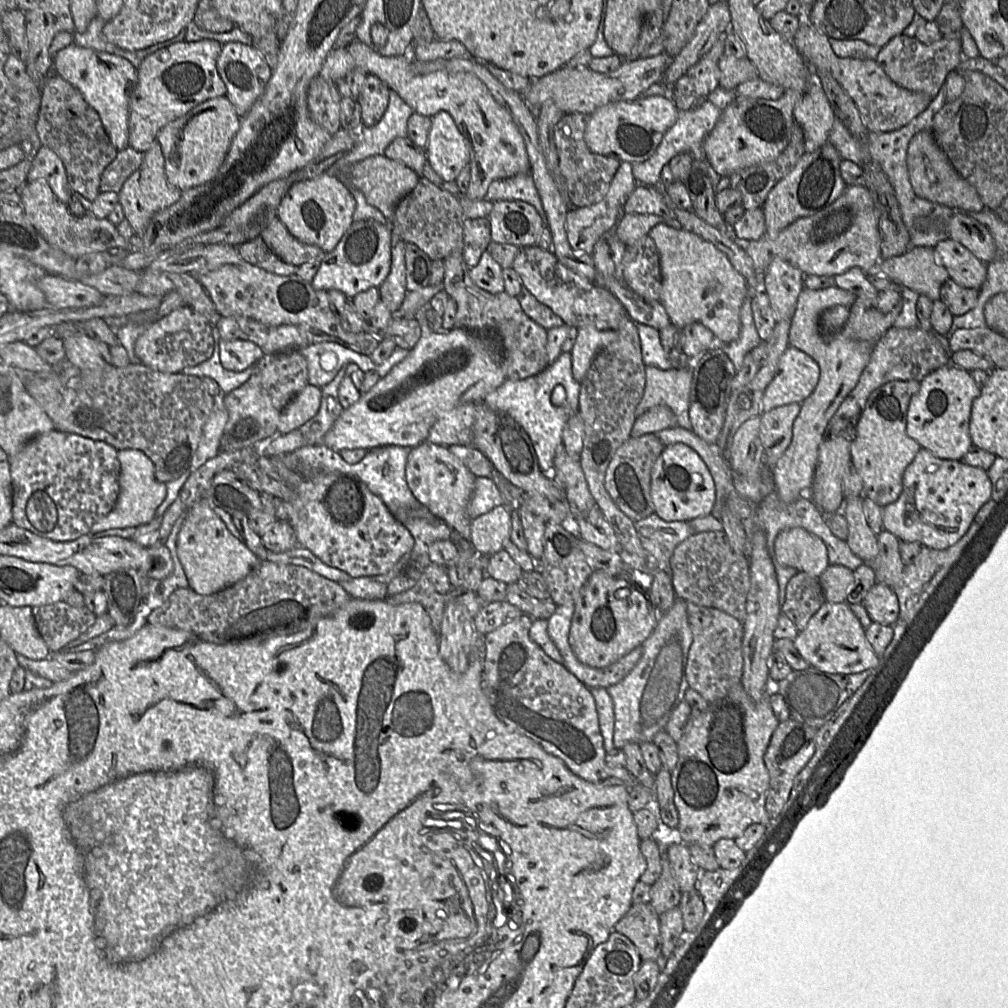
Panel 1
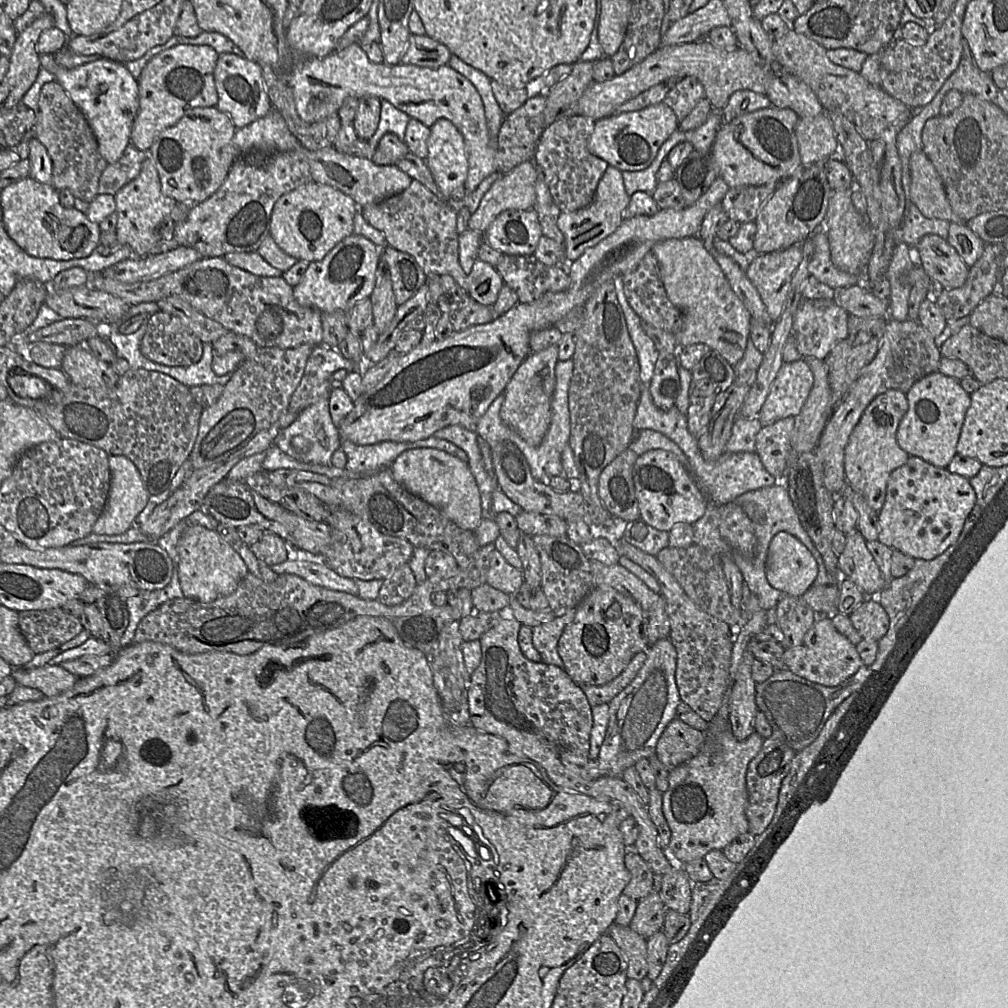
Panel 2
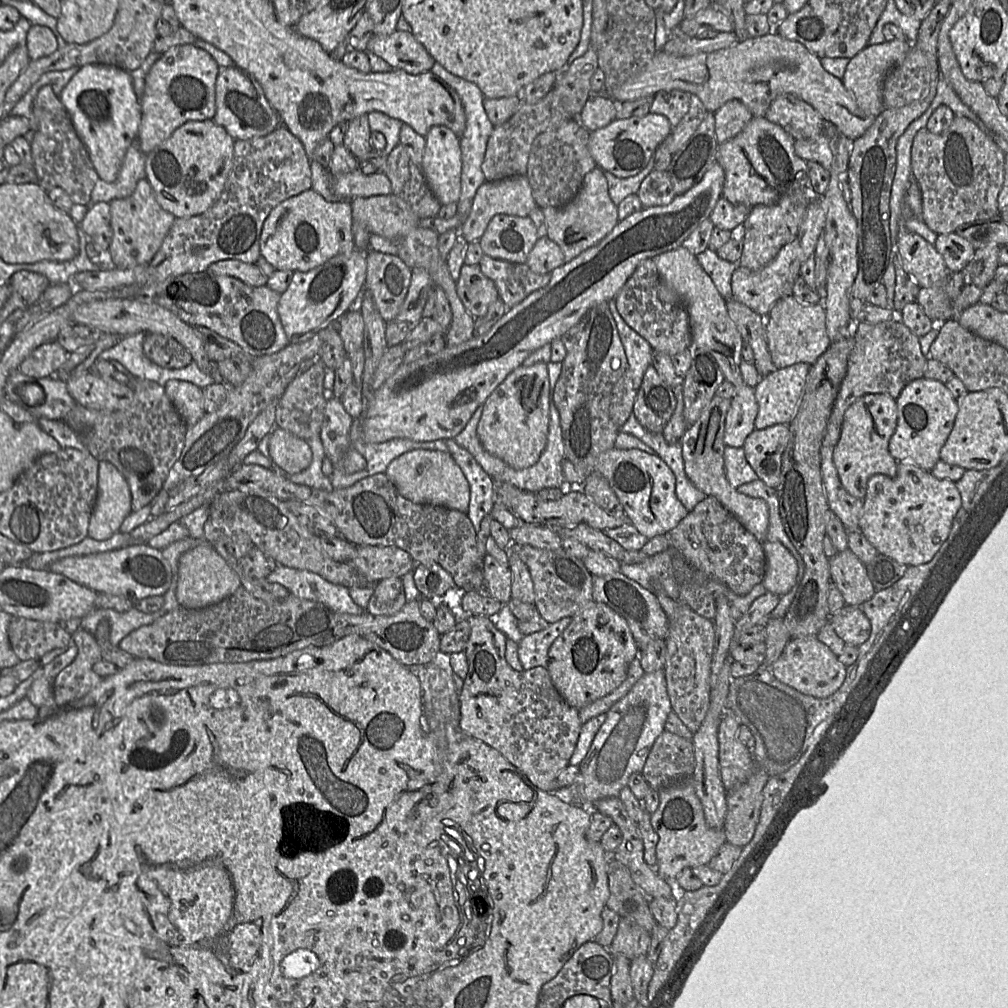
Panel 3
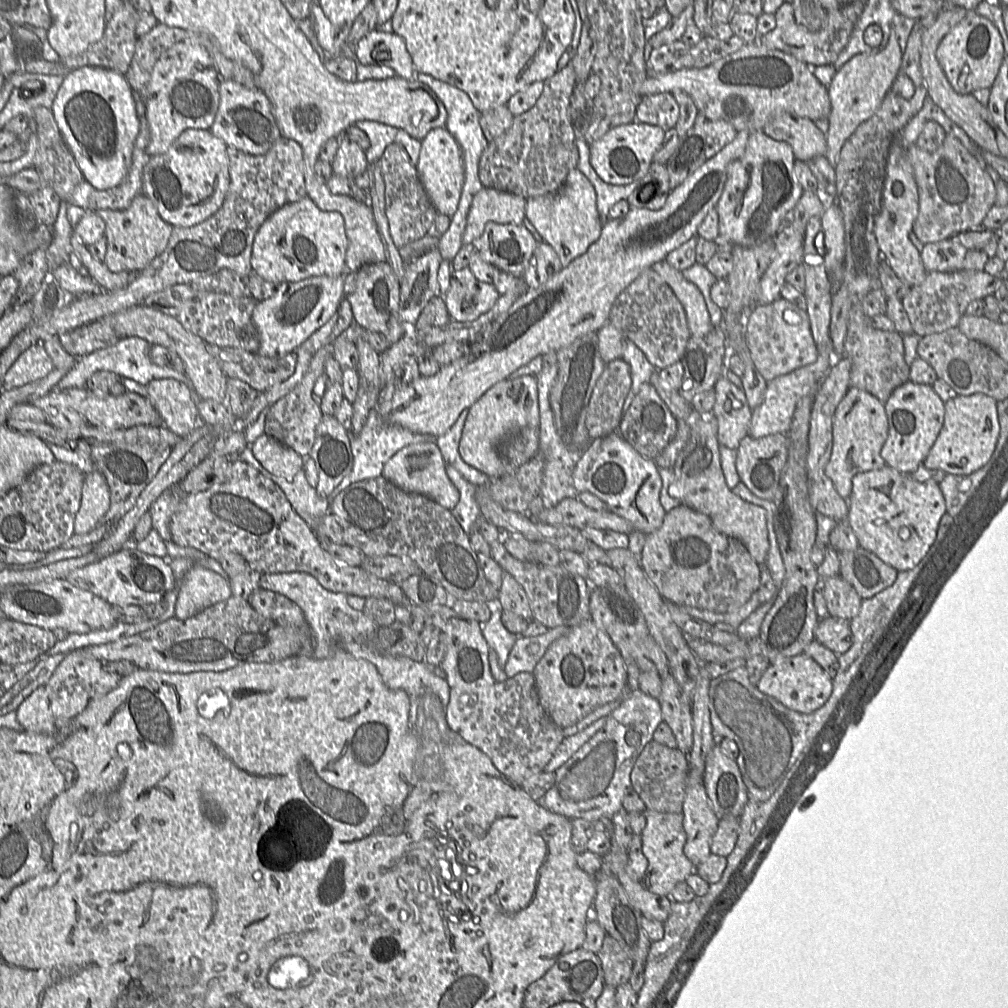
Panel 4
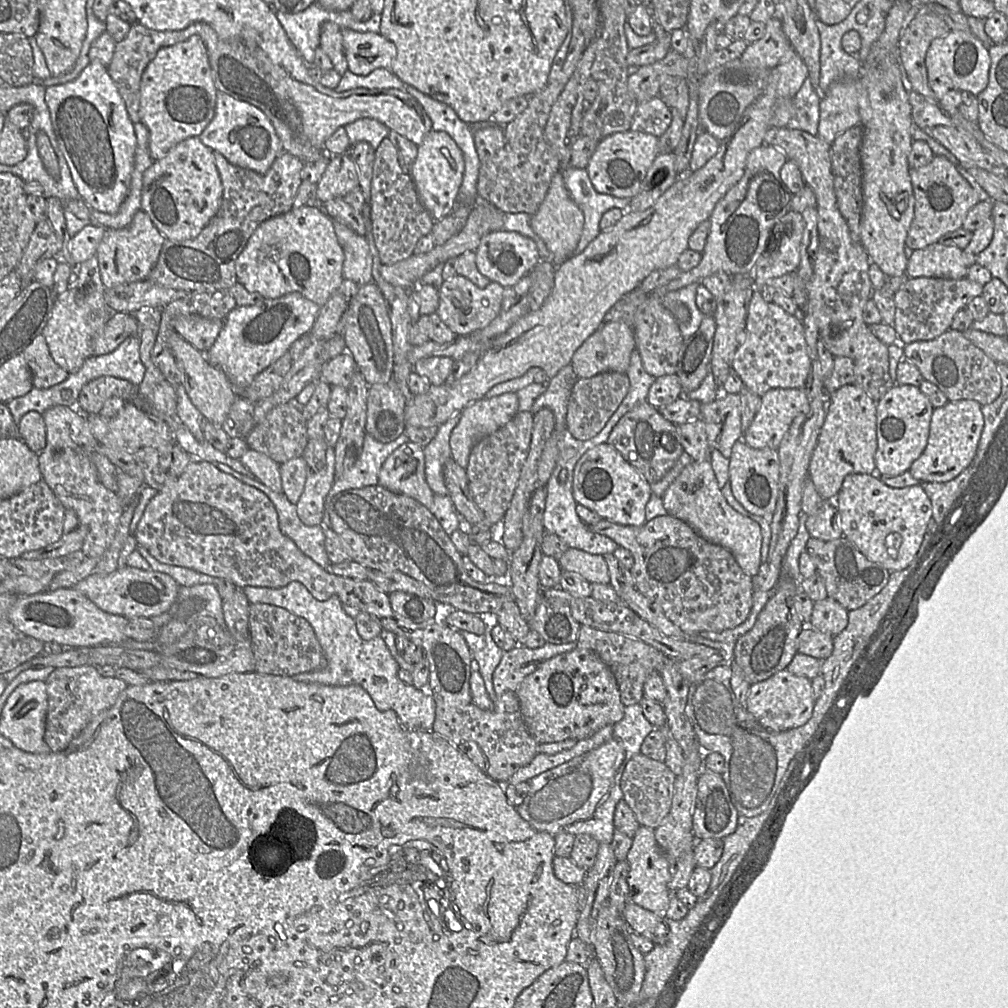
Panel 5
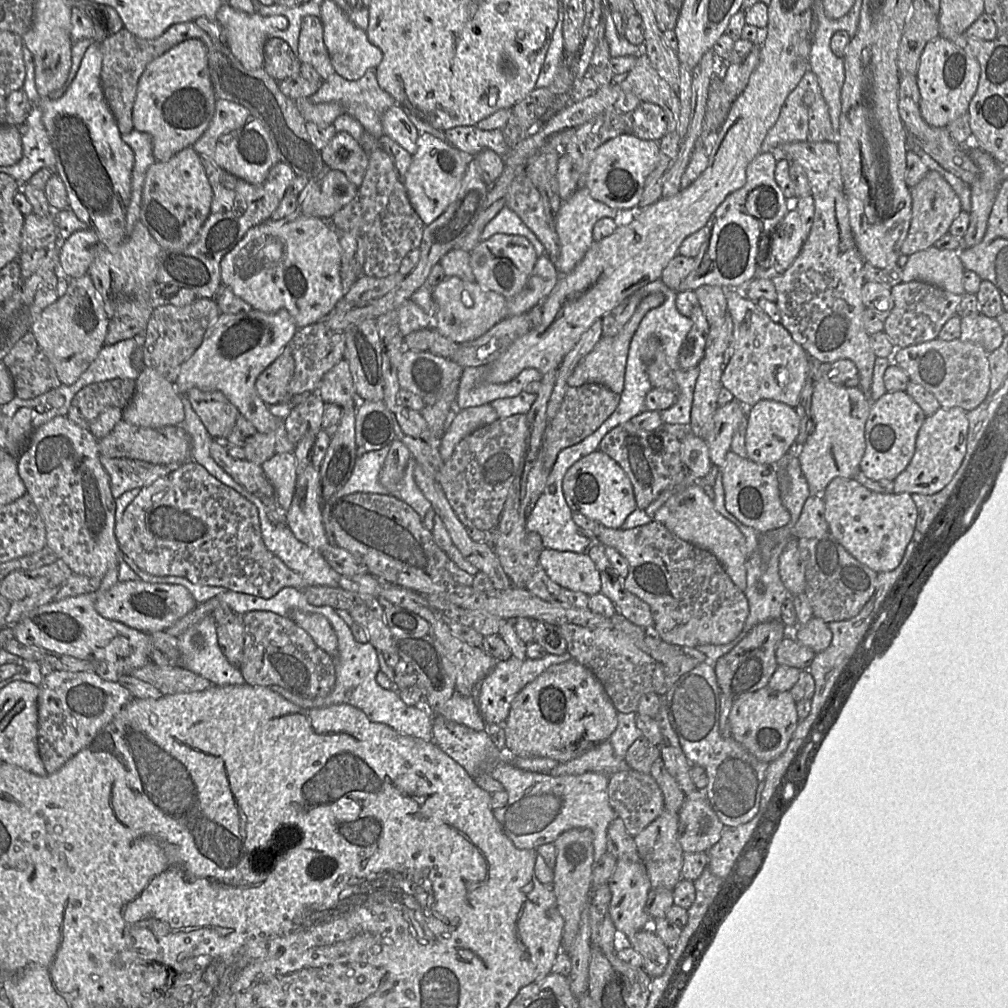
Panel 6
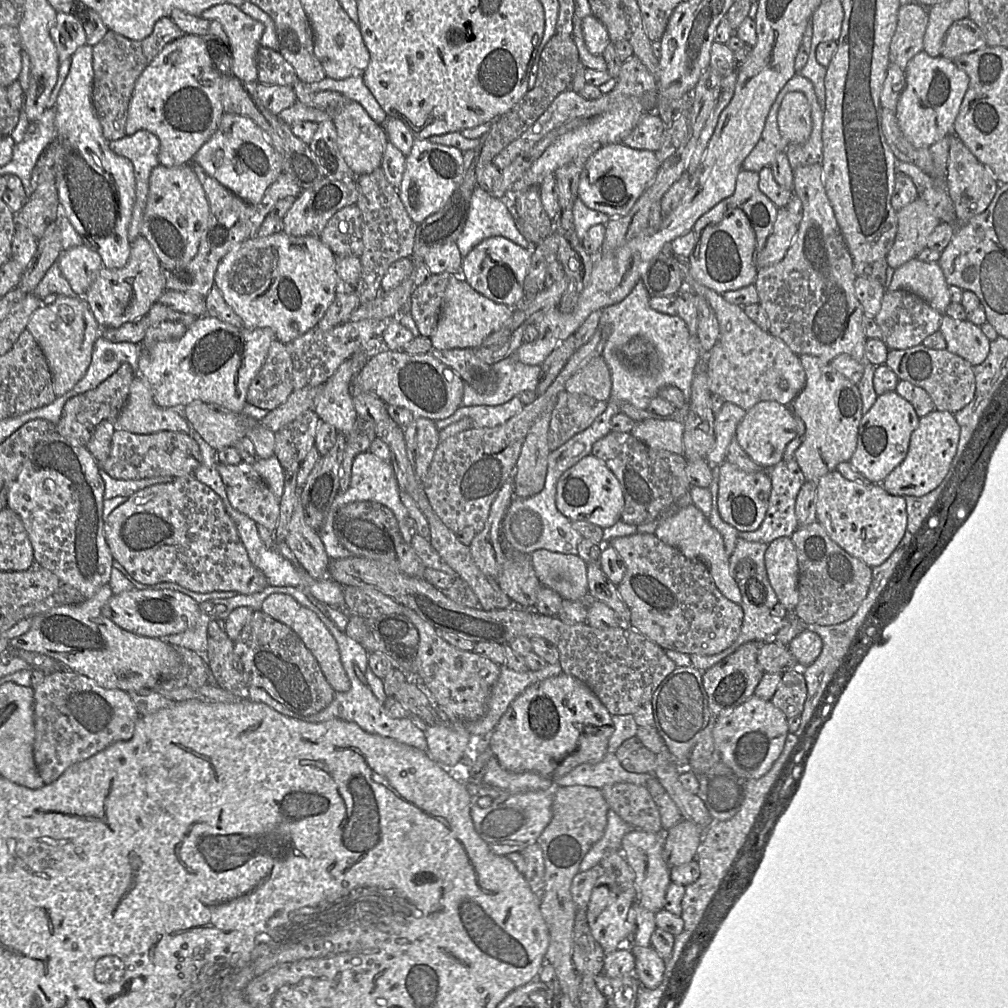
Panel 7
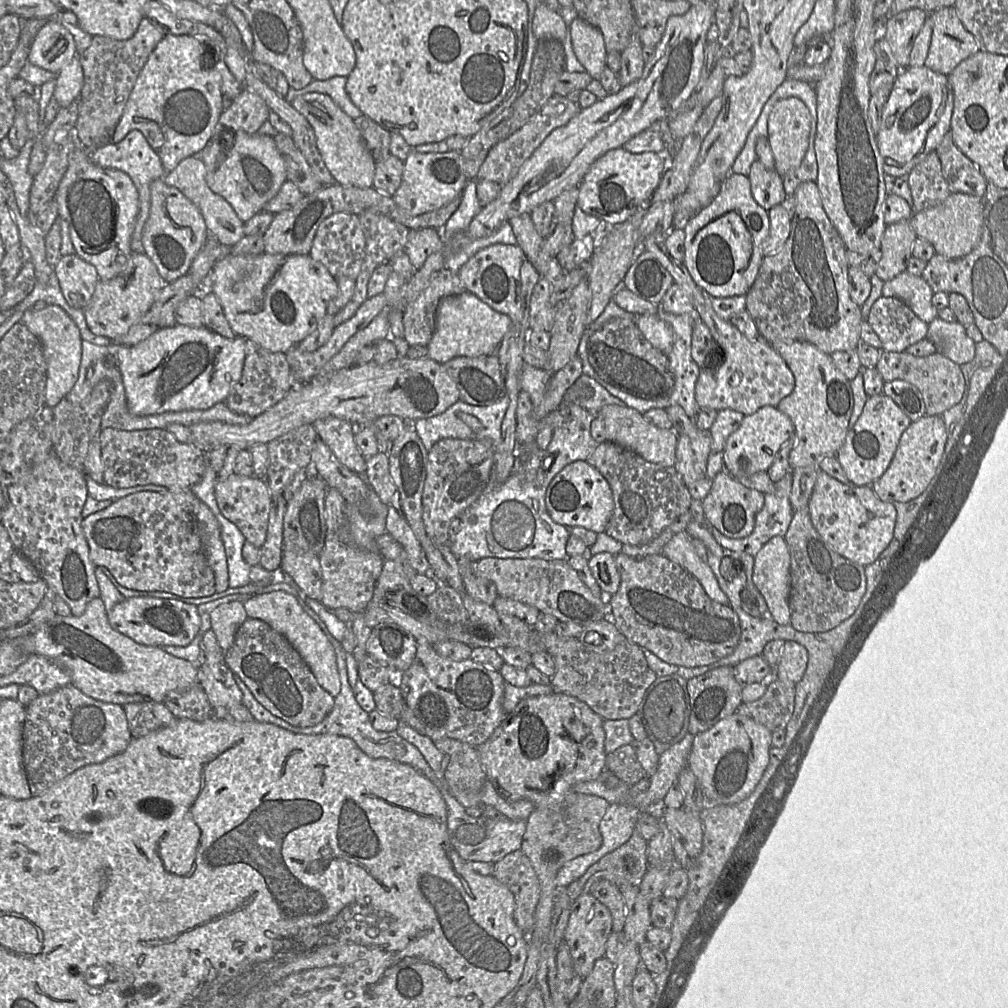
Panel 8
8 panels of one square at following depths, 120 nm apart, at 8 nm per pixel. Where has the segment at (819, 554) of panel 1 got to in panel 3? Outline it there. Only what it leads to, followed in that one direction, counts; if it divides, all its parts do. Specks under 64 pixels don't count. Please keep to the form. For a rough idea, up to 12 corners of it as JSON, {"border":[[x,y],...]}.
{"border":[[765,542],[763,584],[778,596],[798,583],[799,564],[781,542]]}

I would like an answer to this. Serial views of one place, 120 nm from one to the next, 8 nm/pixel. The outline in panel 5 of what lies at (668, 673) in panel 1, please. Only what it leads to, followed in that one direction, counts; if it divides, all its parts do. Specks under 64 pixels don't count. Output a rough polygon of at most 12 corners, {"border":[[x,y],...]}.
{"border":[[626,706],[612,738],[530,779],[536,831],[611,844],[623,771],[653,725]]}

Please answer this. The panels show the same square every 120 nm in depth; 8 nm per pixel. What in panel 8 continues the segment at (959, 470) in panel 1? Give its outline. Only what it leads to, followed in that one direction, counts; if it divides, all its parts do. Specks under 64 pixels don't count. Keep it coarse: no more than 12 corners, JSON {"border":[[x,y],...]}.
{"border":[[818,470],[808,507],[824,541],[863,567],[896,509]]}

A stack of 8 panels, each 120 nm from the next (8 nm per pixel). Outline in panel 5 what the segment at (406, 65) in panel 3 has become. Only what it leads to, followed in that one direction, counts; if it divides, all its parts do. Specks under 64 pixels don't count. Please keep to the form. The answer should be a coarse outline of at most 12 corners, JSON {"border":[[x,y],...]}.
{"border":[[341,29],[348,70],[391,70],[395,44],[379,33]]}

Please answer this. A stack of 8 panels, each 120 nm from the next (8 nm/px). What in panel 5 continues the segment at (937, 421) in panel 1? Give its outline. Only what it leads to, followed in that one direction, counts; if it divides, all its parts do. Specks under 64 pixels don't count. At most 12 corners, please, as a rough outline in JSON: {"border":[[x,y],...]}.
{"border":[[913,385],[877,402],[880,476],[909,471],[927,446],[933,411]]}

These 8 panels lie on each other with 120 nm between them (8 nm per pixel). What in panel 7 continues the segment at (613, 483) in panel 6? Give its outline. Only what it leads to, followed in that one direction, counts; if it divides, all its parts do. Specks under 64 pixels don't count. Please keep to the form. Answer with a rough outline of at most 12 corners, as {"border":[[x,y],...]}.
{"border":[[590,454],[557,482],[556,507],[571,522],[609,528],[624,495]]}

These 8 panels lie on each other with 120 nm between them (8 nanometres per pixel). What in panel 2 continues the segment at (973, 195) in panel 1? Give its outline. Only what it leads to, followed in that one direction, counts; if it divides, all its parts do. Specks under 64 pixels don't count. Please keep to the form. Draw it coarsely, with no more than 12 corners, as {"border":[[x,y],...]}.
{"border":[[922,149],[910,159],[911,201],[952,223],[952,207]]}

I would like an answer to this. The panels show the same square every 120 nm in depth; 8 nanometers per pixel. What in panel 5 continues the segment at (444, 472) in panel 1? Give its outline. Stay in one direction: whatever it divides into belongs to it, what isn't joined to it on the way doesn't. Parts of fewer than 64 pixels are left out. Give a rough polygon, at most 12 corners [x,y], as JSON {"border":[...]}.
{"border":[[406,442],[384,461],[378,485],[427,508],[424,448]]}

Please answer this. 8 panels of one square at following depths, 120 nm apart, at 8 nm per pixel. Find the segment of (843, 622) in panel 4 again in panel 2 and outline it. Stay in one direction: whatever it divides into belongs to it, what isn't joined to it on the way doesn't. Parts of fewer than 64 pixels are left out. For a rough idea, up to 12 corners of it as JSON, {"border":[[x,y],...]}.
{"border":[[875,597],[848,616],[862,639],[878,641],[889,624]]}

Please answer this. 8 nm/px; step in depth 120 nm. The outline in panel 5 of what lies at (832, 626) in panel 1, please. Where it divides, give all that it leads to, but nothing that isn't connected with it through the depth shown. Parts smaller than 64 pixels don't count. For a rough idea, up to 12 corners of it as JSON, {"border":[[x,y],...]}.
{"border":[[785,668],[751,685],[746,710],[780,732],[804,725],[811,680]]}

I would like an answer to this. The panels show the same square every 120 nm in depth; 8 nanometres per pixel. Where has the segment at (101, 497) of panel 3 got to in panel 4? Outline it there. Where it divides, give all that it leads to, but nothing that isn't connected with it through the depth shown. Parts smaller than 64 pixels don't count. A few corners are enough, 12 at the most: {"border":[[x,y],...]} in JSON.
{"border":[[97,469],[86,474],[74,533],[91,531],[110,508]]}

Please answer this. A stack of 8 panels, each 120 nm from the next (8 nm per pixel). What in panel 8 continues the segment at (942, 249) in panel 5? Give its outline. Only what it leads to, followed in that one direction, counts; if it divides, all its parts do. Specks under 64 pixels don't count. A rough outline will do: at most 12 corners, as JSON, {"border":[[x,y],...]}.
{"border":[[906,270],[882,296],[902,300],[927,324],[938,316],[932,288]]}

